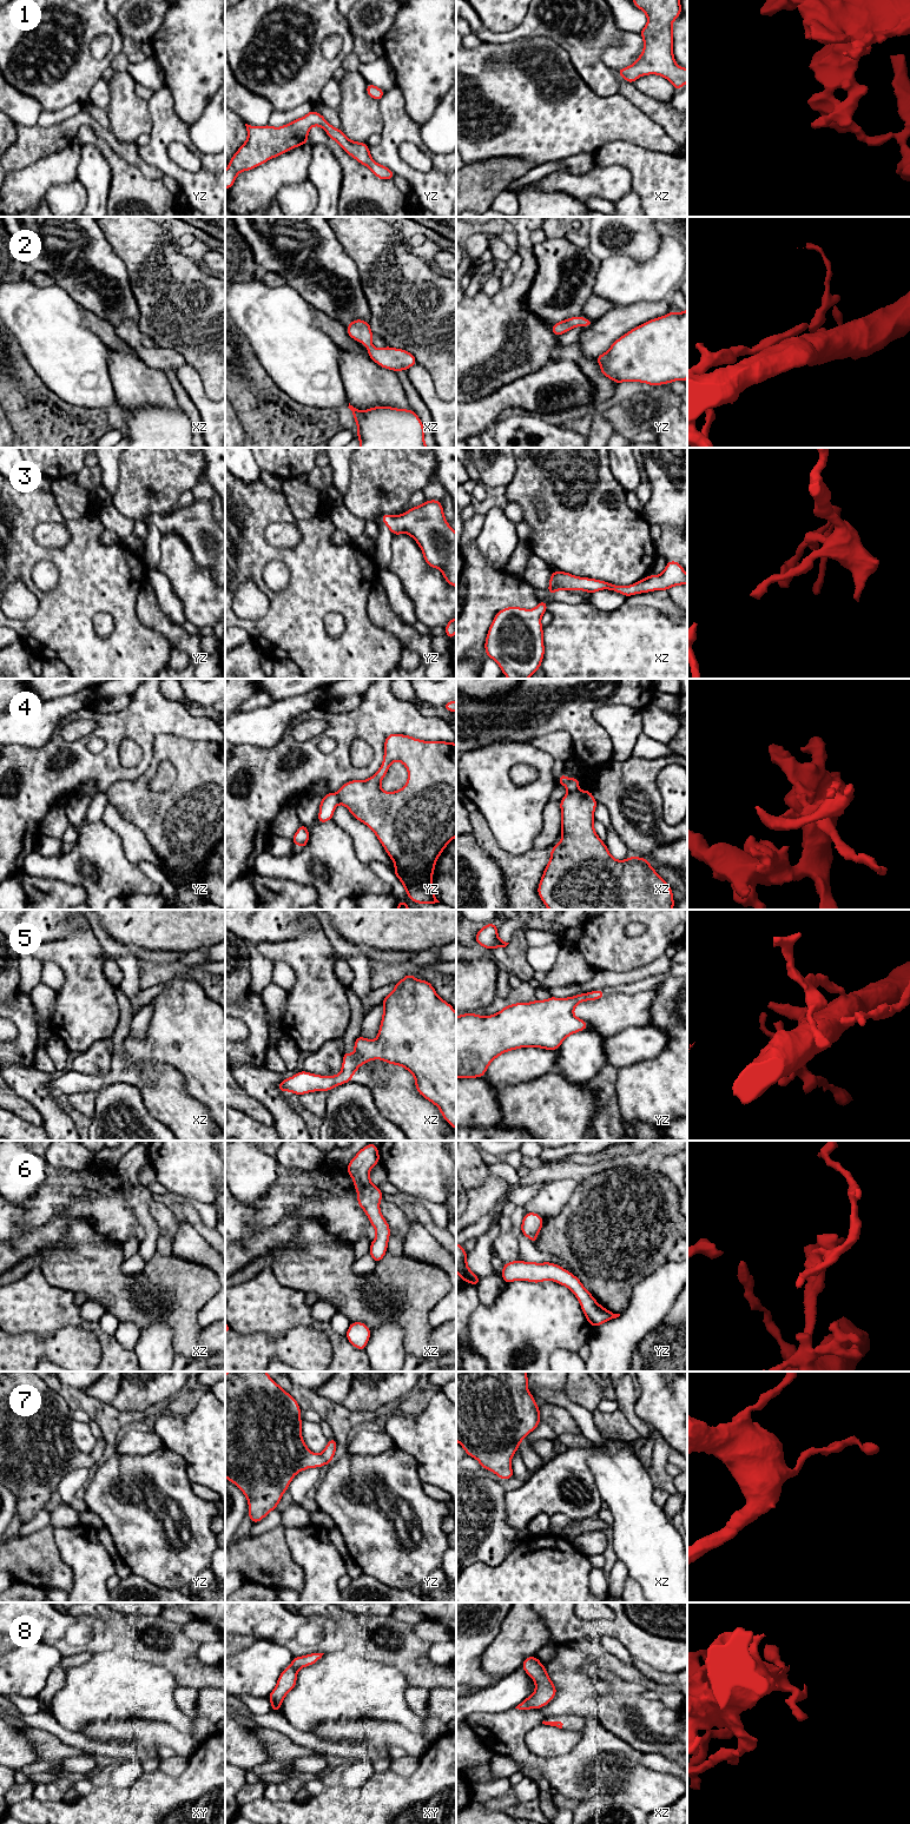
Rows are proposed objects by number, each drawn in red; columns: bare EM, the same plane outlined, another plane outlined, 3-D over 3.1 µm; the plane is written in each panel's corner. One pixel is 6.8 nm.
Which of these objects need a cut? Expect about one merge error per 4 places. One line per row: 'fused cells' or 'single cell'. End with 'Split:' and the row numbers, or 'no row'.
1: single cell
2: single cell
3: single cell
4: fused cells
5: single cell
6: single cell
7: single cell
8: single cell
Split: 4

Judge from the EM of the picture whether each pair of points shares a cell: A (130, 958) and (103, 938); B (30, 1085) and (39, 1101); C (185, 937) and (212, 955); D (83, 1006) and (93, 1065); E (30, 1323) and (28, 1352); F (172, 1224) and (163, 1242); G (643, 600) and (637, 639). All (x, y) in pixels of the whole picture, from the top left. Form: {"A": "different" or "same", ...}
{"A": "same", "B": "same", "C": "different", "D": "different", "E": "different", "F": "different", "G": "different"}

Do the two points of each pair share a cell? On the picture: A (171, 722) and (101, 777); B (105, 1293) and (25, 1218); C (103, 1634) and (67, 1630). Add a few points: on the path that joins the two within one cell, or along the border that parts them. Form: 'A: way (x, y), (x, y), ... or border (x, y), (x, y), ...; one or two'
A: way (147, 722), (132, 722), (112, 742), (110, 753); one
B: border (70, 1223), (68, 1244), (47, 1247), (39, 1257); two
C: way (94, 1633), (76, 1633); one

